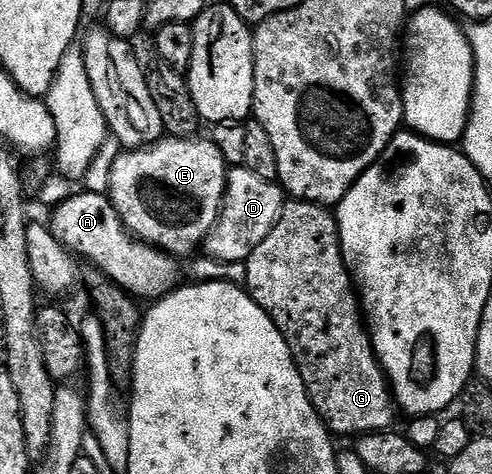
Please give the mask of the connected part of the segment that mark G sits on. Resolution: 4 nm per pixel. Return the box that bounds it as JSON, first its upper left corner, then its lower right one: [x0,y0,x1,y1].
[245,202,396,437]

